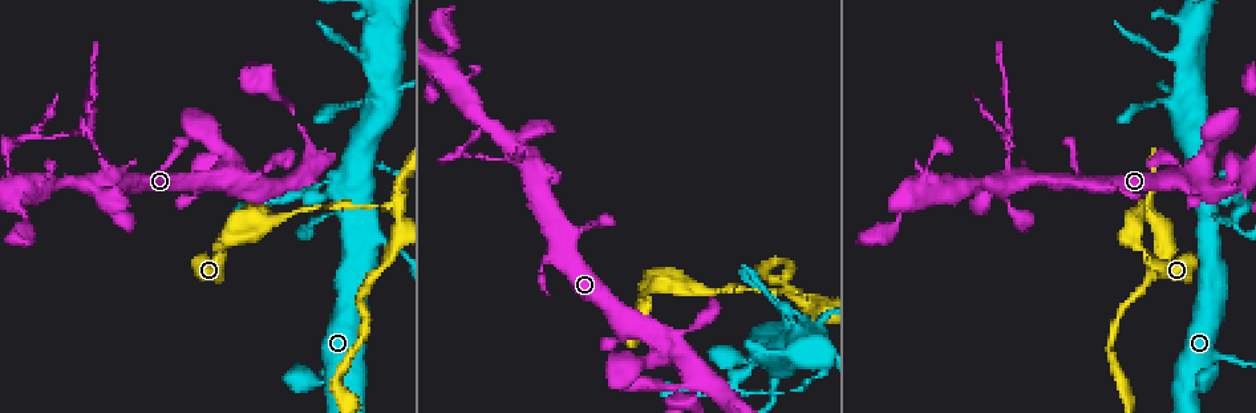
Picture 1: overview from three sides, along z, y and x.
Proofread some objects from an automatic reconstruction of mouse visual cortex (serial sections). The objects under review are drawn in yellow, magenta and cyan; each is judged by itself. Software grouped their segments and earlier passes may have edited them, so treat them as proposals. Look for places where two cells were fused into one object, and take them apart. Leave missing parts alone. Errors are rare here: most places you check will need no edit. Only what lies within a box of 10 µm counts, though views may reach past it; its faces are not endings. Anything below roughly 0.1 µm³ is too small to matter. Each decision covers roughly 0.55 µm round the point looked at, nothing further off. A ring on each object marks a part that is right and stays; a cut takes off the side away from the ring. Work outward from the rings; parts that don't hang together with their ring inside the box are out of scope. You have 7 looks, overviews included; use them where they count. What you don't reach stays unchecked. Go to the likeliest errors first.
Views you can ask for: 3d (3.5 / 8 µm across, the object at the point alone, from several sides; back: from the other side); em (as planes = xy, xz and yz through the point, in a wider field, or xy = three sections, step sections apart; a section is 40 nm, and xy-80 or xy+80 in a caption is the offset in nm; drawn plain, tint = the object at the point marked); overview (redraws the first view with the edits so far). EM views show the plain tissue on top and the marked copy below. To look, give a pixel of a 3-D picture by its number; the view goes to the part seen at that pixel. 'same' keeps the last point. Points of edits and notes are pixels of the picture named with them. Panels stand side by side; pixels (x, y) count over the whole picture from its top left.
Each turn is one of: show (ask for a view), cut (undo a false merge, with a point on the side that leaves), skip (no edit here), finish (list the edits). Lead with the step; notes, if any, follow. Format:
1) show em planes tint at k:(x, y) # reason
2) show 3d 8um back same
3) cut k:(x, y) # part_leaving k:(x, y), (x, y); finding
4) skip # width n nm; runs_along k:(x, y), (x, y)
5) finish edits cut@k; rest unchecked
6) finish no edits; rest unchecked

show em xy step 2 tint at 1:(1137, 247) # sharp bend

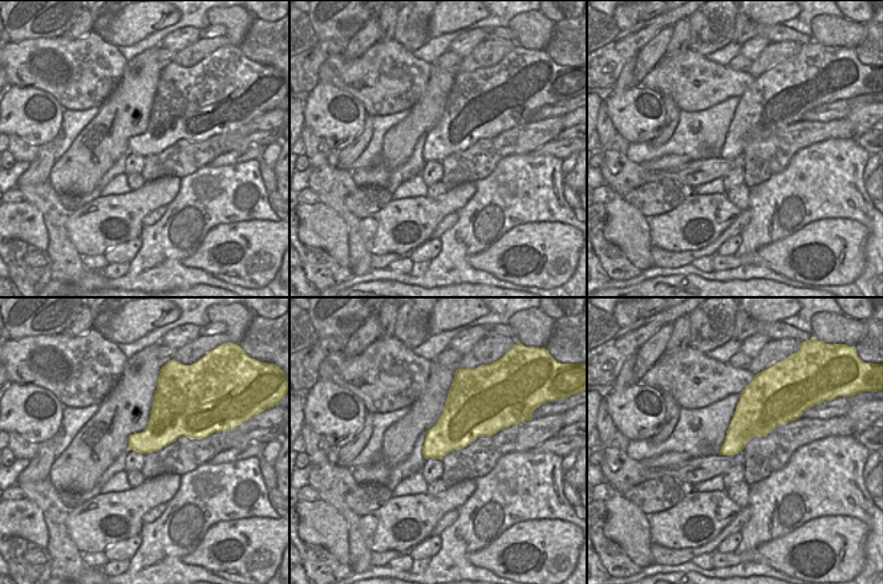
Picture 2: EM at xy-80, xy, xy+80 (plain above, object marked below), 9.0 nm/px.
show 3d 3.5um same # see where the arms go

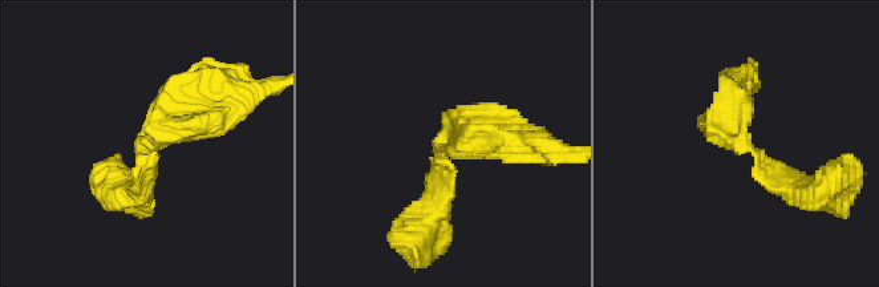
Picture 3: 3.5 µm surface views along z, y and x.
skip # arm_widths 250, 450 nm; runs_along 3:(133, 191), (145, 146), (218, 101); continuous, no second cell

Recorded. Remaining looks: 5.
show 3d 3.5um back at 1:(385, 205) # thin neck

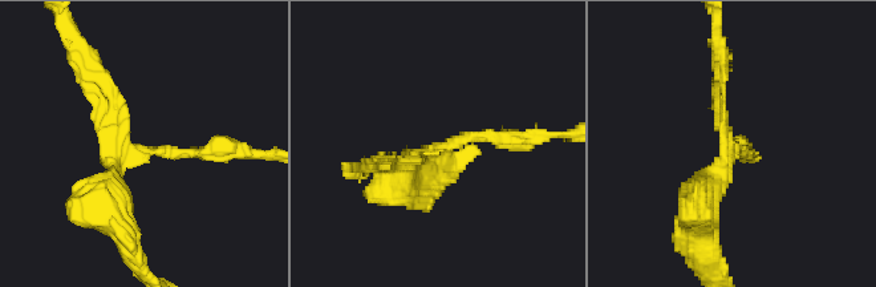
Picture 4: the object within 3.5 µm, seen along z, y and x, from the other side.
show em planes tint at 4:(734, 153) # arms 3; arm_widths 150, 200, 300 nm

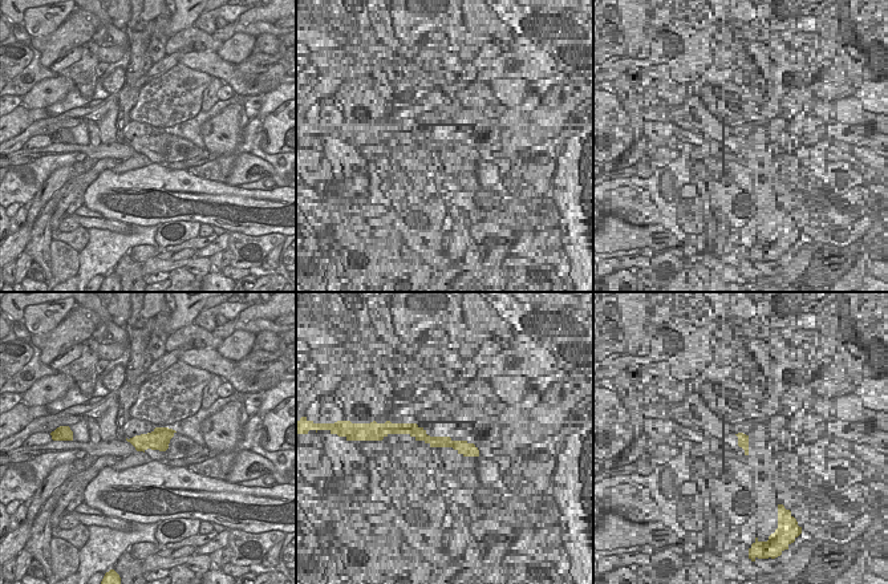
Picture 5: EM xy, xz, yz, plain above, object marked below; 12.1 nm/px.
skip # one cell here

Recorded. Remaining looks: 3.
show 3d 8um at 1:(775, 387) # thick turns thin

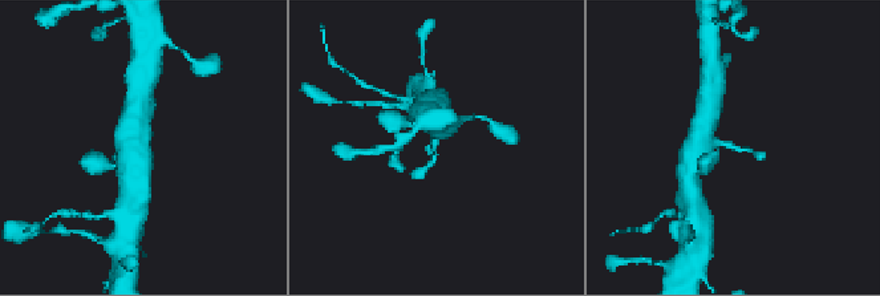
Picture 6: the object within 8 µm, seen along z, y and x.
show 3d 3.5um same # zoom in

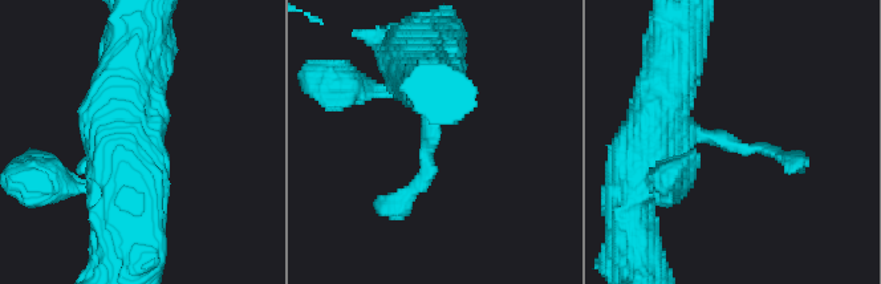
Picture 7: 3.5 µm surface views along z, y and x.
skip # arm_widths 200, 500 nm; one cell here

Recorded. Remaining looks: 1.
finish no edits; rest unchecked

